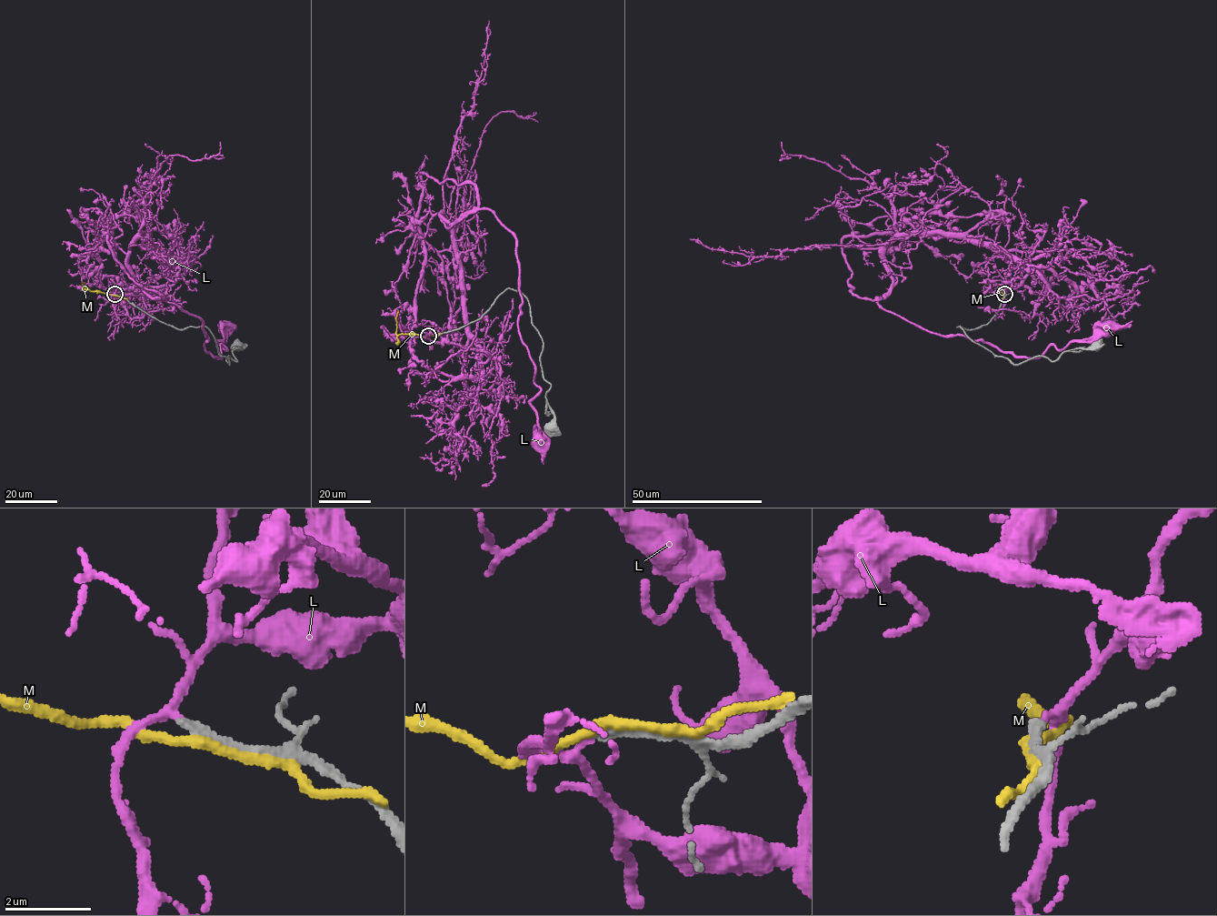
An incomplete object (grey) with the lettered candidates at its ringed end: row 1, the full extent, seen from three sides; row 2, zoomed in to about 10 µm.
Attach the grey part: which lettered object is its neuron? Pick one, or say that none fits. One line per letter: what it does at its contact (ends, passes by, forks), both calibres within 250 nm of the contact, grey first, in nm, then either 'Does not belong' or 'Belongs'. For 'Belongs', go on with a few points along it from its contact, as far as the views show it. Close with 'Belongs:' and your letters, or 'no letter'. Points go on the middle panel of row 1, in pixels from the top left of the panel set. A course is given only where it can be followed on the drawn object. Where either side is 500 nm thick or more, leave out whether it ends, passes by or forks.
L: It passes by. Thickness 240 nm (grey) against 160 nm. Does not belong
M: It passes by. Thickness 220 nm (grey) against 240 nm. Does not belong
Belongs: no letter

